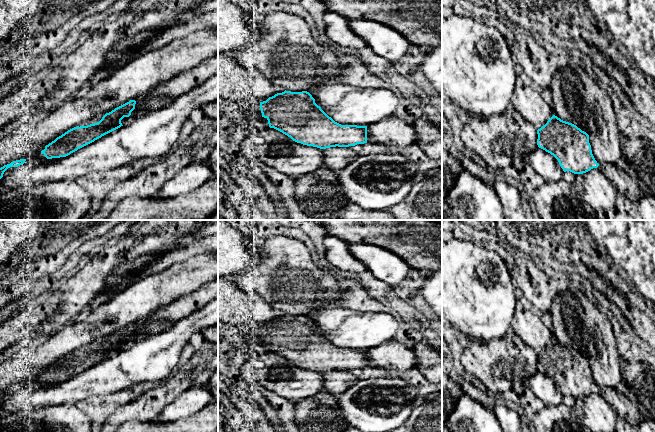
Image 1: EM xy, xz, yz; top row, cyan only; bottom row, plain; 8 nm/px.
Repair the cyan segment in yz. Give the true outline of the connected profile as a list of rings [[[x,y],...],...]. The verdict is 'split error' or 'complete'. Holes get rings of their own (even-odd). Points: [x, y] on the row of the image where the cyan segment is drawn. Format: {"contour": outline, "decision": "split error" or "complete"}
{"contour": [[[553,115],[537,134],[538,147],[553,155],[564,172],[583,174],[599,166],[592,154],[589,135],[576,125]]], "decision": "complete"}

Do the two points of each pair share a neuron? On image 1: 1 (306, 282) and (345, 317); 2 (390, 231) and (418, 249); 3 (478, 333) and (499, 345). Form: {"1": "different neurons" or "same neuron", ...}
{"1": "different neurons", "2": "same neuron", "3": "different neurons"}

